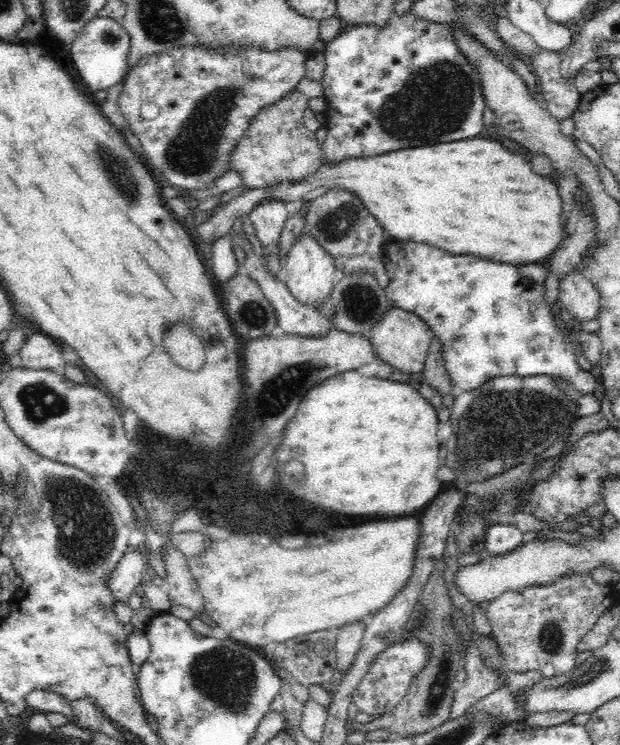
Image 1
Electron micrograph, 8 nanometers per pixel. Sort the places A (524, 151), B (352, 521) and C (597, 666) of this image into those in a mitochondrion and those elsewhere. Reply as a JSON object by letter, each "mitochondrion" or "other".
{"A":"other","B":"other","C":"mitochondrion"}

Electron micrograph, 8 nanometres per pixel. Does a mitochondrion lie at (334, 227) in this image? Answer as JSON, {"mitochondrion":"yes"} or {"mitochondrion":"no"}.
{"mitochondrion":"yes"}

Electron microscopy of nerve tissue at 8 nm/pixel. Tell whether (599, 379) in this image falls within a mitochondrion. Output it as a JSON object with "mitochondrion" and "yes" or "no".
{"mitochondrion":"no"}

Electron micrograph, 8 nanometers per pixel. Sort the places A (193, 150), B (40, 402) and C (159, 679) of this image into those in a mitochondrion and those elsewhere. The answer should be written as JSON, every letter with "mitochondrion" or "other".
{"A":"mitochondrion","B":"mitochondrion","C":"other"}

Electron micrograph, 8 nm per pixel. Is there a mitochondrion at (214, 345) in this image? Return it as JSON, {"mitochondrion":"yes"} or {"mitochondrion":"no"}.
{"mitochondrion":"no"}

